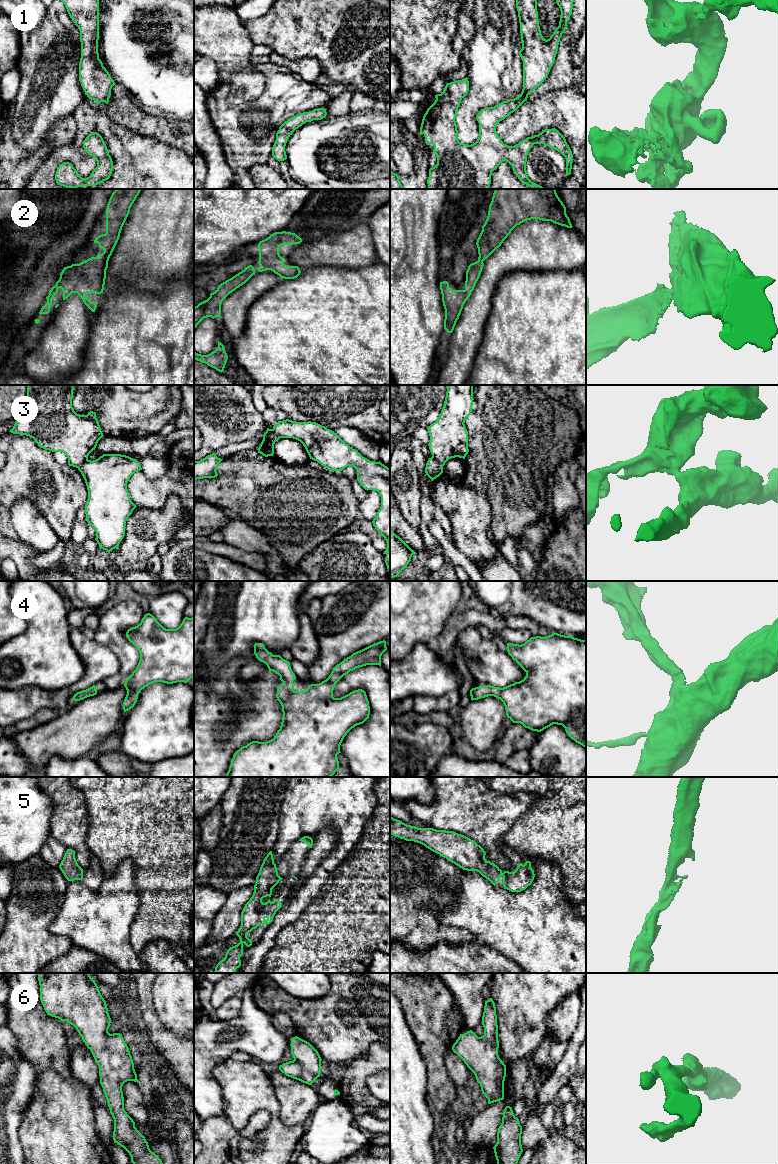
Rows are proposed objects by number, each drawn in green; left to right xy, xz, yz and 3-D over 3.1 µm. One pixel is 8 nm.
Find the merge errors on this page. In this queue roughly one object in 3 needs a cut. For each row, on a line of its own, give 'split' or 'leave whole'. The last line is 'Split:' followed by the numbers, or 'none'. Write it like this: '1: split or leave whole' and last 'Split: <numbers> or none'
1: leave whole
2: leave whole
3: split
4: leave whole
5: leave whole
6: leave whole
Split: 3

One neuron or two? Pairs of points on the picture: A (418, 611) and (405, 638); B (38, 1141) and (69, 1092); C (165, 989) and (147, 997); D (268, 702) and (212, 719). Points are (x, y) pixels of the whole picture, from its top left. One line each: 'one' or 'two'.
A: one
B: one
C: two
D: one

